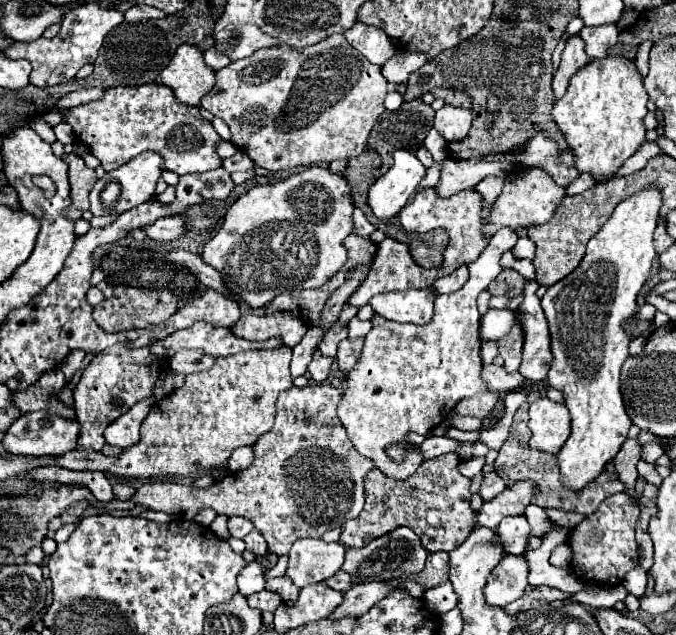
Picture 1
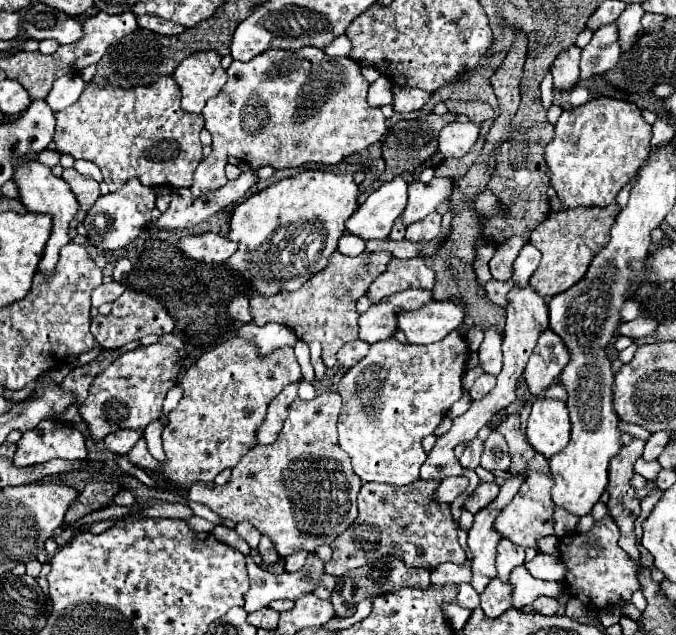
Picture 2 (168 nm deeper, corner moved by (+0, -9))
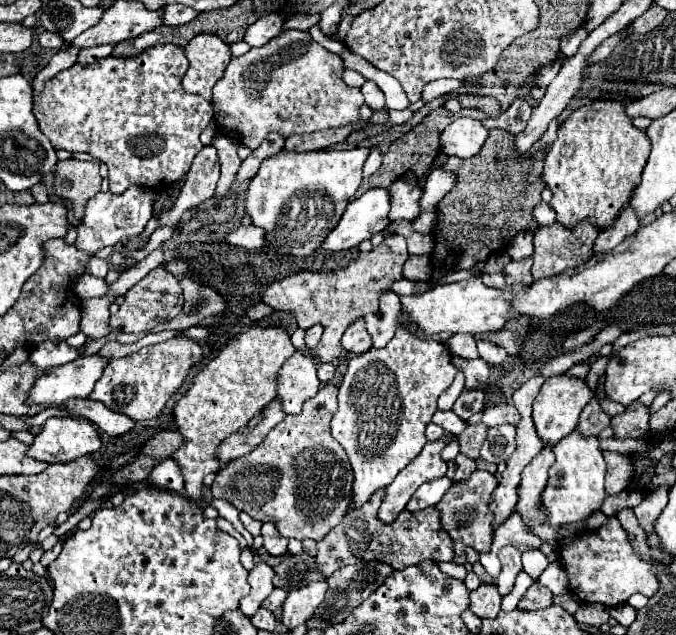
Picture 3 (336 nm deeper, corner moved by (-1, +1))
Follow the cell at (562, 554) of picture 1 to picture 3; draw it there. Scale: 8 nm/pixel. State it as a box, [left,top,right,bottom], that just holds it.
[523,548,551,578]

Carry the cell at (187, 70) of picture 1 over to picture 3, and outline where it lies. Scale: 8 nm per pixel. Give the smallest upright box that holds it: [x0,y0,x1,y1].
[183,34,231,100]

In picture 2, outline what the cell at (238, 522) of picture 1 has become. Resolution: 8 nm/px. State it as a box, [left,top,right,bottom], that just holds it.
[236,522,260,548]

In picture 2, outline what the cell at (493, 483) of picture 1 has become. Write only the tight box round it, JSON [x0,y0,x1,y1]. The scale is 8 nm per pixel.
[462,482,500,512]

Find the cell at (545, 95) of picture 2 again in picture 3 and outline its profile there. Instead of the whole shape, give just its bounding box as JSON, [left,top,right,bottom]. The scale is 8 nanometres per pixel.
[481,98,533,134]

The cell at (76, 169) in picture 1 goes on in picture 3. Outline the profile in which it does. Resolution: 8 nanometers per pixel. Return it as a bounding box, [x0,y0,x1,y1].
[55,160,101,219]

